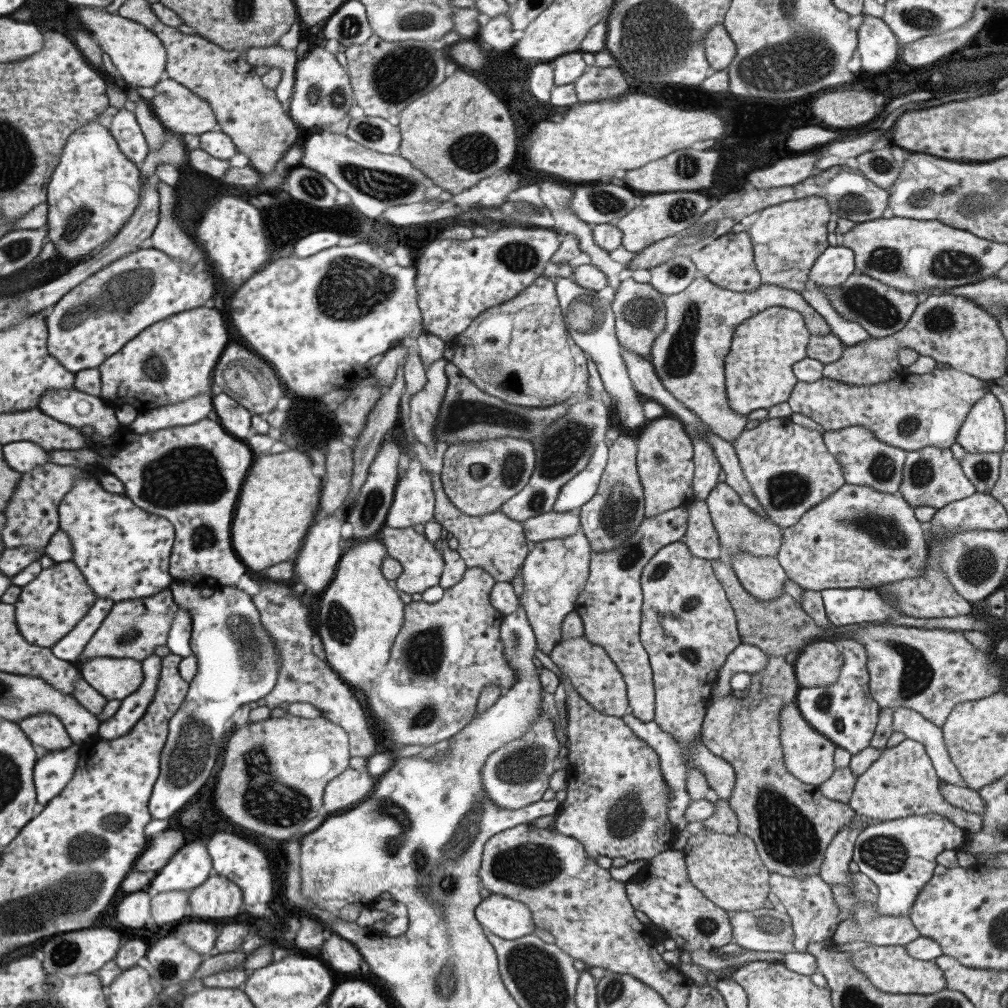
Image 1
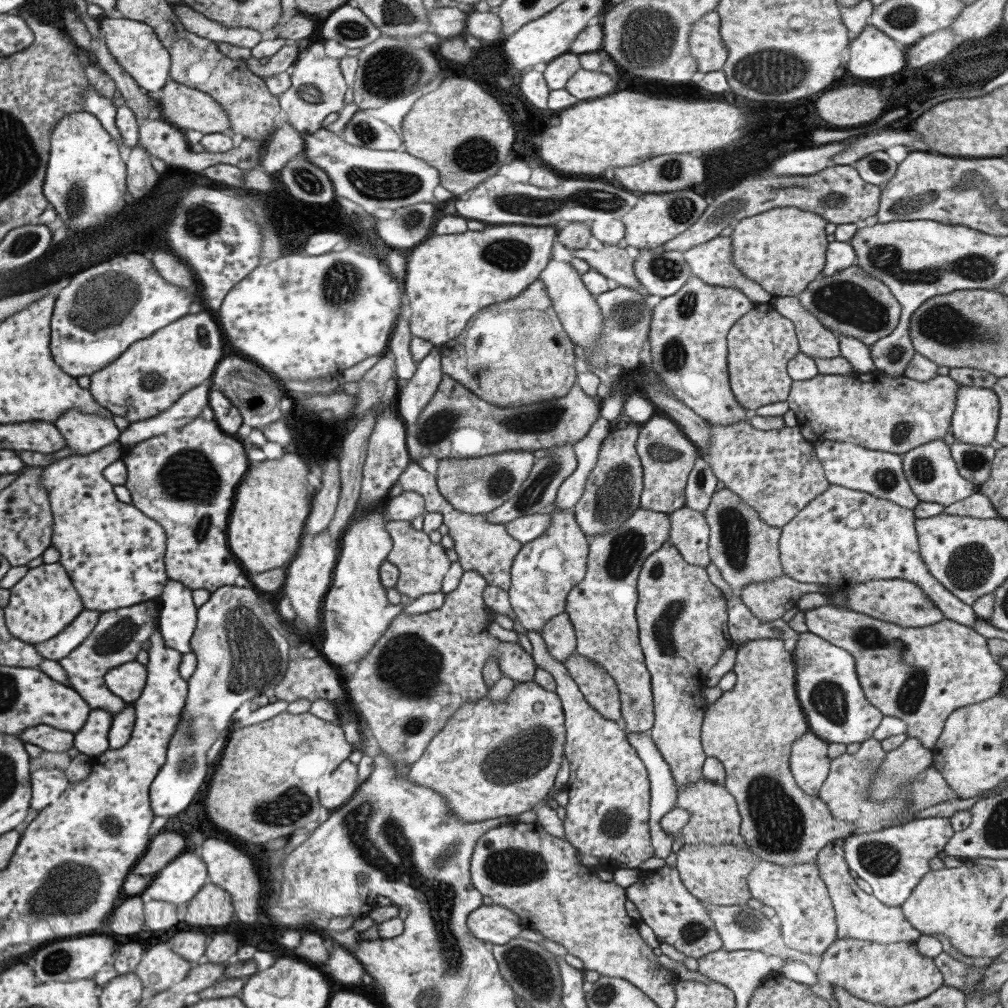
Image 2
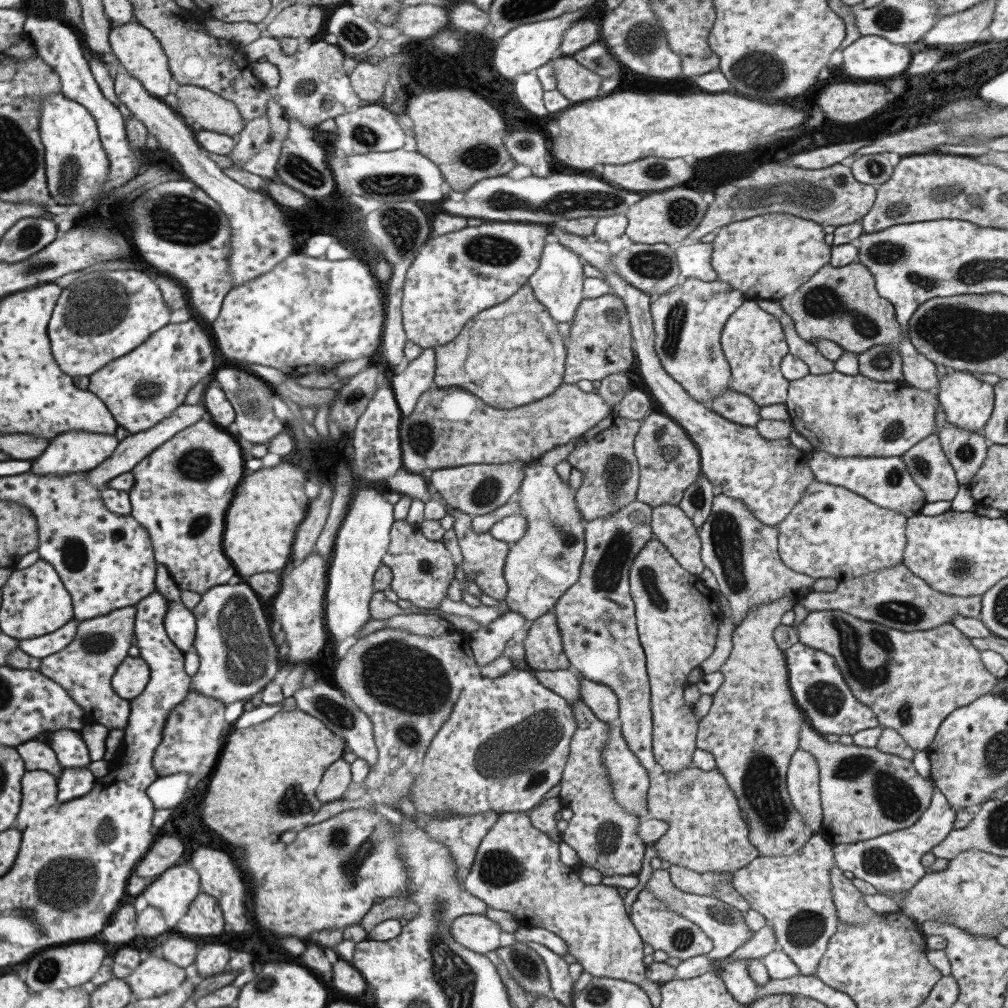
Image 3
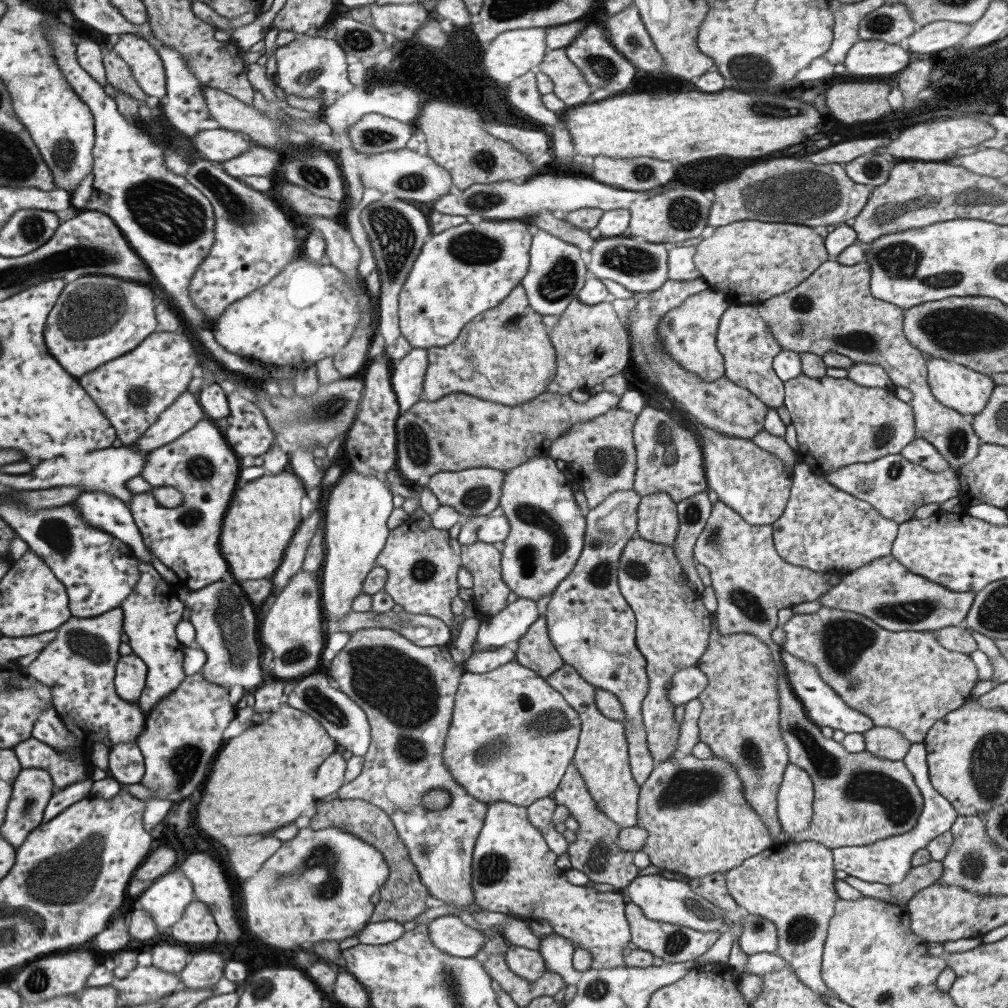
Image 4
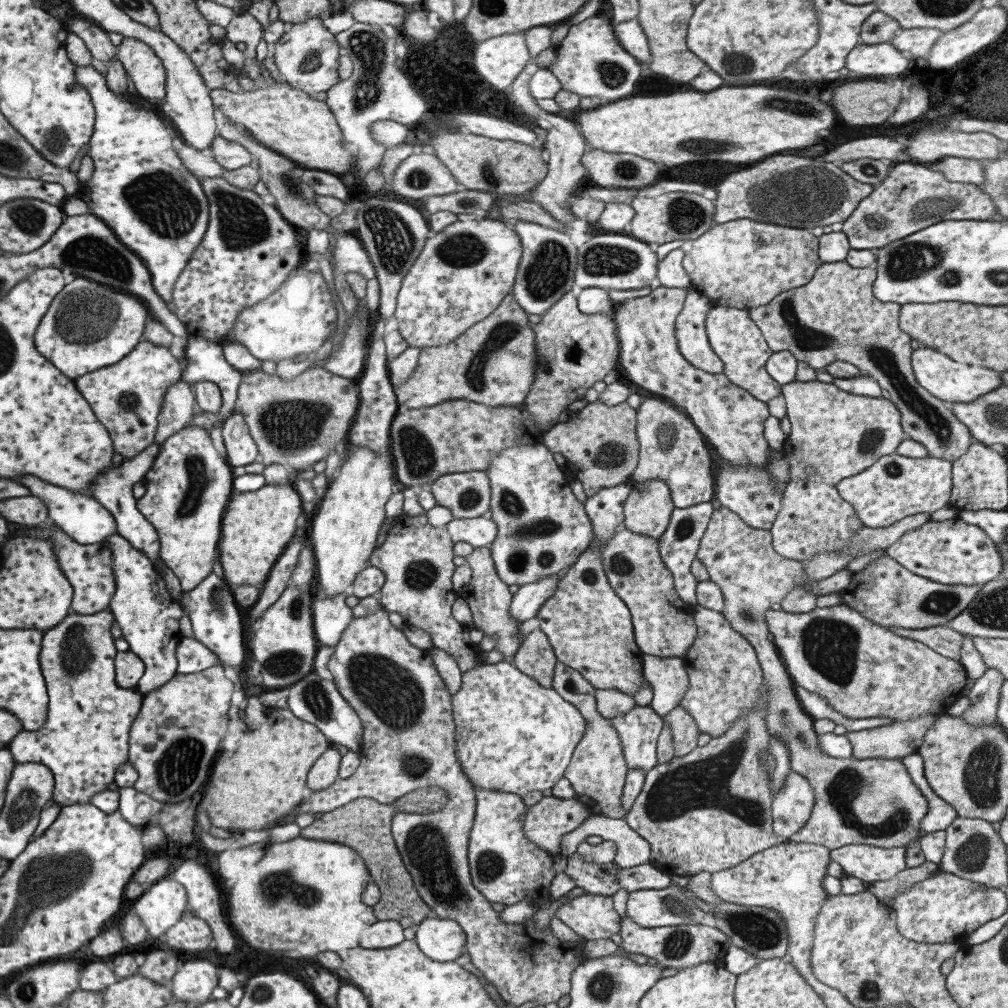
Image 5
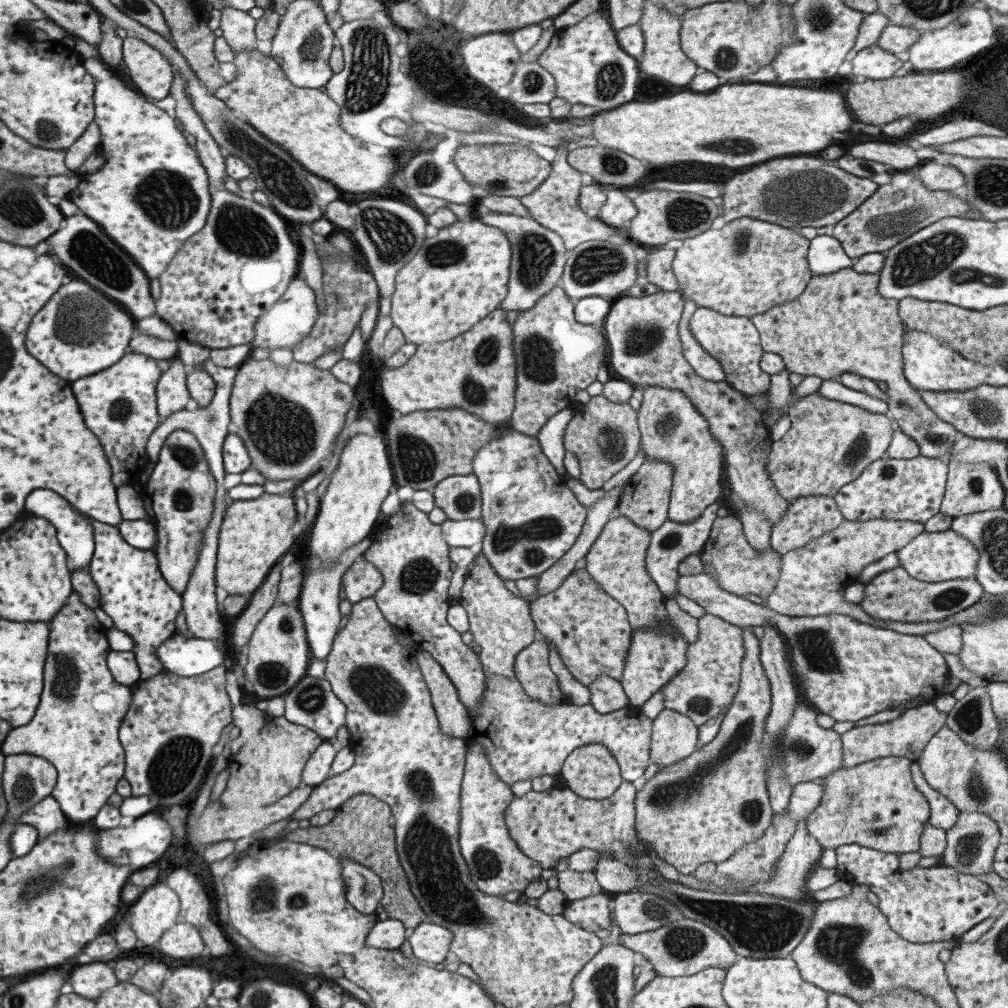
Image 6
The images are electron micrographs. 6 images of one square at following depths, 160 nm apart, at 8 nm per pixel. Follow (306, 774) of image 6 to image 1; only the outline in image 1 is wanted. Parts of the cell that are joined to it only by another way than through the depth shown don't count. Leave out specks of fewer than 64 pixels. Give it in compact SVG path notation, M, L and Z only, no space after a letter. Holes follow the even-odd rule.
M347 768L325 785L322 806L327 812L339 812L337 808L353 808L364 800L373 788L373 778L366 771Z

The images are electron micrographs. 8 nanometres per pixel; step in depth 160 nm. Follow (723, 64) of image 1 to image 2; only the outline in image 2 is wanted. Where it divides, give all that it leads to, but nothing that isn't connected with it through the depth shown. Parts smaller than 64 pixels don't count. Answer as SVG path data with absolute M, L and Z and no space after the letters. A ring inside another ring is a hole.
M715 10L703 14L691 25L688 51L696 60L698 76L721 69L725 62L727 50L723 46L719 27L720 21Z

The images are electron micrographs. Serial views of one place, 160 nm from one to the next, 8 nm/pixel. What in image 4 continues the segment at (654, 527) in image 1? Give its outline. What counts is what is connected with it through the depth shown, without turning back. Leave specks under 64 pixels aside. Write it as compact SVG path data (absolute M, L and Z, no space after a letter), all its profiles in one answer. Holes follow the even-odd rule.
M631 488L617 490L599 505L584 511L584 545L571 572L550 594L545 614L549 640L564 664L572 666L585 682L615 695L625 711L621 721L628 749L628 764L633 784L641 785L649 777L655 761L645 744L641 722L641 702L648 691L646 660L635 644L634 612L621 596L617 567L621 551L637 534L636 508L640 497Z

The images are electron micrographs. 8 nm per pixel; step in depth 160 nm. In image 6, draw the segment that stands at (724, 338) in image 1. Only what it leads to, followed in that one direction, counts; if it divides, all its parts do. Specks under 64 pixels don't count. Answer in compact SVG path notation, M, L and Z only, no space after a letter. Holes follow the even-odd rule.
M687 298L683 299L682 313L677 325L679 342L682 348L683 357L694 373L699 377L711 382L725 380L725 374L715 358L706 354L702 346L694 339L689 330L689 319L694 313L696 305Z

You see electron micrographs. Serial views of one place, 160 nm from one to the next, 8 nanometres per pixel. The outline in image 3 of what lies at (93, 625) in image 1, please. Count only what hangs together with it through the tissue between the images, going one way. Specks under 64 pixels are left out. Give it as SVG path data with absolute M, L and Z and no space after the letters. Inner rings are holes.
M78 619L69 621L63 628L41 637L20 640L20 648L32 657L48 657L68 648L77 636L79 630Z

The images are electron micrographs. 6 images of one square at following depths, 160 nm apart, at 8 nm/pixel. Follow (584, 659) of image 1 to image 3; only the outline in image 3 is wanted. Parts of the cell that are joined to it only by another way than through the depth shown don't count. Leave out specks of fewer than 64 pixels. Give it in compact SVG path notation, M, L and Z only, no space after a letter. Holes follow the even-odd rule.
M577 674L580 682L580 700L601 722L607 724L618 718L618 701L615 693L604 684L591 682Z

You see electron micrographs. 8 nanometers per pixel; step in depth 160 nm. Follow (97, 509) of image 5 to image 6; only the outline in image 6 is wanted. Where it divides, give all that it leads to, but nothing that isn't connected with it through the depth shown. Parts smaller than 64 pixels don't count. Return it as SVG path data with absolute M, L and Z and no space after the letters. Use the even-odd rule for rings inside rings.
M49 489L34 490L28 496L25 510L41 518L49 519L49 522L52 522L53 526L57 527L61 546L64 546L64 549L67 551L68 565L73 573L76 570L90 566L94 552L96 551L96 540L95 527L92 525L88 515L82 513L76 506L73 506L71 502L67 502L64 496Z

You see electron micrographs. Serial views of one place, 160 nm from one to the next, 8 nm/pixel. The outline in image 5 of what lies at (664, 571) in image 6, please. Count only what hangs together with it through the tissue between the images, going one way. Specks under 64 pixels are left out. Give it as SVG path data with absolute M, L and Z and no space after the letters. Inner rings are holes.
M701 502L701 504L695 504L695 506L689 506L684 509L674 508L671 511L665 532L657 538L659 556L666 569L671 573L673 588L678 594L678 597L686 605L690 605L691 607L696 606L695 585L697 581L691 574L690 564L696 559L699 541L705 532L712 510L709 502Z

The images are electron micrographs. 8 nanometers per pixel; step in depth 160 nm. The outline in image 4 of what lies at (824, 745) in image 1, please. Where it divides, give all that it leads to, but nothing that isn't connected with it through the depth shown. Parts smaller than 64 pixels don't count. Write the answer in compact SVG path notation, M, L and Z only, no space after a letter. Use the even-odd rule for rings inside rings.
M788 764L776 794L776 811L783 834L791 836L810 825L813 791L805 770Z

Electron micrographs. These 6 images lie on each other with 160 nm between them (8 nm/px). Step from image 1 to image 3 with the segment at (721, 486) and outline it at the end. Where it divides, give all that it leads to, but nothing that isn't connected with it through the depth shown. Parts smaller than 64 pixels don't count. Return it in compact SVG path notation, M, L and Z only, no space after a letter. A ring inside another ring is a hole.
M718 494L712 499L711 512L698 528L697 534L701 541L700 559L705 569L709 569L716 578L718 584L718 596L726 598L727 611L723 613L716 634L715 648L713 652L700 664L697 673L711 674L718 672L723 666L732 647L731 635L733 629L739 624L739 621L754 606L763 605L769 601L776 601L778 598L787 597L799 602L809 591L814 579L807 575L801 575L797 571L787 568L778 555L778 532L776 526L767 526L761 524L754 516L743 506L741 502L727 498L724 494Z

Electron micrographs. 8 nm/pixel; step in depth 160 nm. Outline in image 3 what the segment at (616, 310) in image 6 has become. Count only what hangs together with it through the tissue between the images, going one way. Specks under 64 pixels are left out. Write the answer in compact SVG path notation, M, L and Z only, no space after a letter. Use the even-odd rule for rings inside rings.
M730 389L716 396L710 402L709 409L726 421L746 427L754 427L760 419L760 407L748 396Z

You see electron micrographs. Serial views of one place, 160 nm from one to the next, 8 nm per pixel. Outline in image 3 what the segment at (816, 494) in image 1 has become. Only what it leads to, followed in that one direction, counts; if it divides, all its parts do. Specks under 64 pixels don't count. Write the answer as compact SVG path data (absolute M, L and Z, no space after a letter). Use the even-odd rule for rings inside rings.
M560 223L551 224L547 226L548 233L554 235L558 242L565 246L573 253L583 259L589 265L599 269L603 274L602 279L613 290L613 295L621 298L621 304L625 305L626 314L630 322L631 331L631 346L634 358L639 367L640 377L649 388L651 396L659 402L661 412L671 419L673 419L685 432L686 435L694 442L697 447L698 461L700 462L700 473L715 486L721 488L721 494L727 498L733 498L747 507L750 513L761 522L763 525L776 526L779 524L789 513L793 506L799 501L799 498L808 487L808 484L814 481L813 473L807 467L805 462L806 455L802 455L801 451L791 442L788 437L780 438L779 440L765 440L759 436L755 427L741 426L729 421L723 417L715 414L709 407L704 406L702 403L693 400L684 390L680 384L677 384L667 373L663 371L660 361L657 359L654 351L654 332L652 327L652 318L650 315L650 302L648 296L643 292L629 286L625 280L615 271L611 271L609 266L609 259L611 259L611 252L607 248L606 243L601 243L595 235L589 237L579 237L563 232Z

